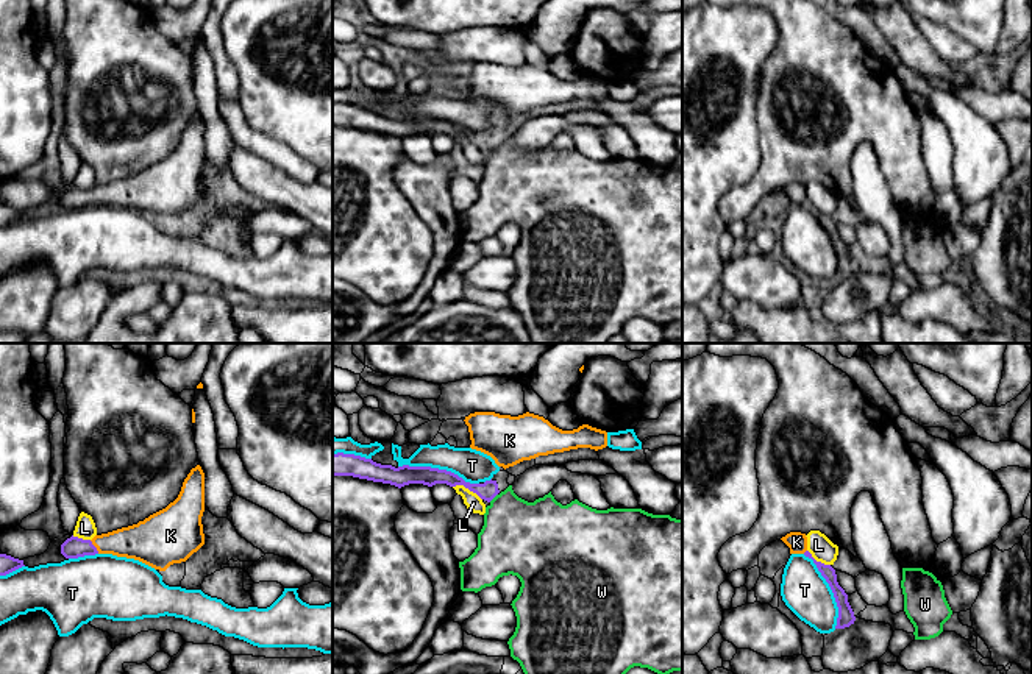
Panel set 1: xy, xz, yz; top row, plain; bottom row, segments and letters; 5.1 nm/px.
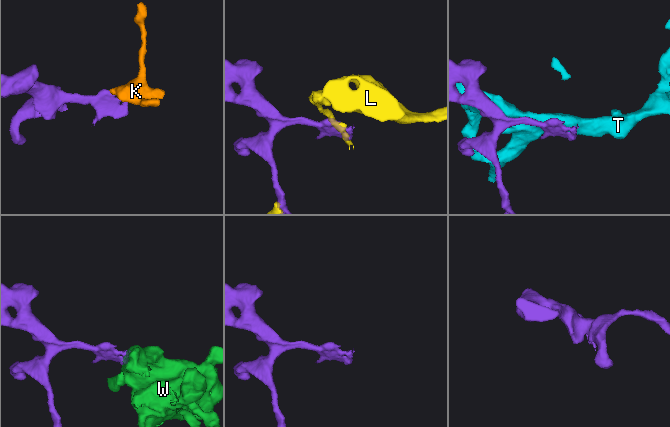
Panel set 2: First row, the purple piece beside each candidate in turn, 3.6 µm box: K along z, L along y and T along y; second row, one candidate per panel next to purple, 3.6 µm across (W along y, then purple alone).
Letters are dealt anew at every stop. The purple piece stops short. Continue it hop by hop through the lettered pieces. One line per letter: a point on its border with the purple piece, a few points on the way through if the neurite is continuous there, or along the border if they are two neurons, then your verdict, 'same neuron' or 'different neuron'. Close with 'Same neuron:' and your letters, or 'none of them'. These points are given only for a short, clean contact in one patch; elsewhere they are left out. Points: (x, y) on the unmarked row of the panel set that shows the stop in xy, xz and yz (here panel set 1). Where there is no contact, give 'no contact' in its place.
K: xy (94, 197) | across xy (72, 198), (94, 197), (142, 192) | same neuron
L: xz (467, 138) | different neuron
T: xz (437, 119) | different neuron
W: xz (492, 148) | along xz (497, 144), (489, 152) | different neuron
Same neuron: K

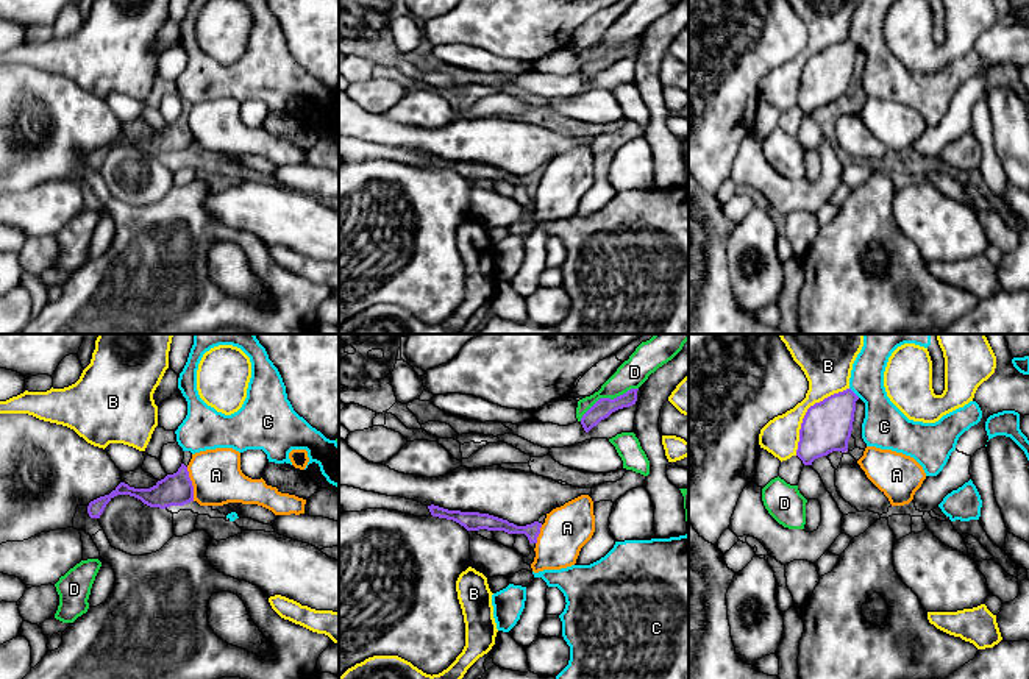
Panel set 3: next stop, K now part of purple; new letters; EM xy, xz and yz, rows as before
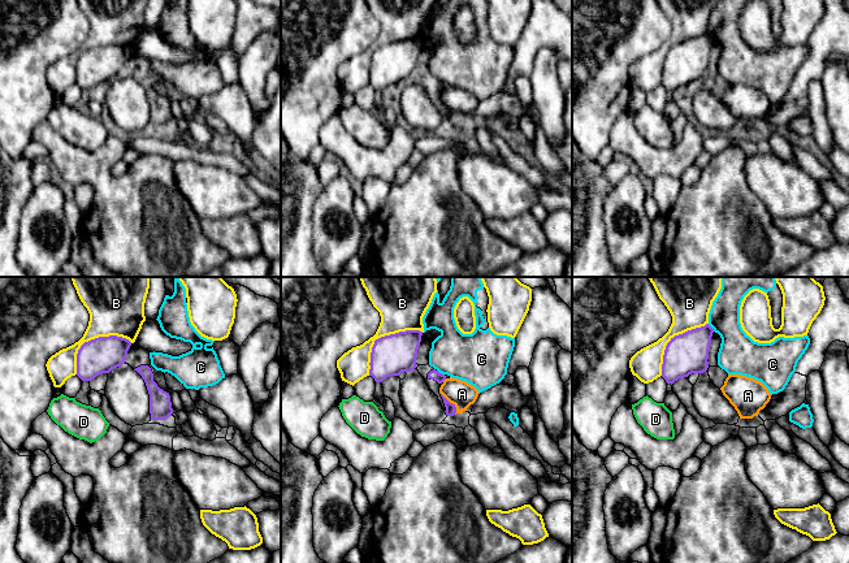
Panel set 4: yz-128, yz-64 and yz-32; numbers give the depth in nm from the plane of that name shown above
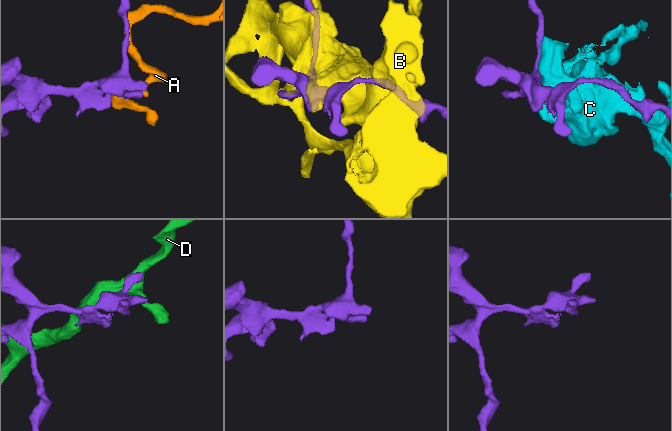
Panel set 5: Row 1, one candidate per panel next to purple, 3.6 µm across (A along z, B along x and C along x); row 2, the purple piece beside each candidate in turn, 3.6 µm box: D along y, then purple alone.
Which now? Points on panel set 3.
A: xy (191, 135) | different neuron
B: yz (806, 63) | different neuron
C: yz (853, 42) | different neuron
D: xz (608, 49) | different neuron
Same neuron: none of them

